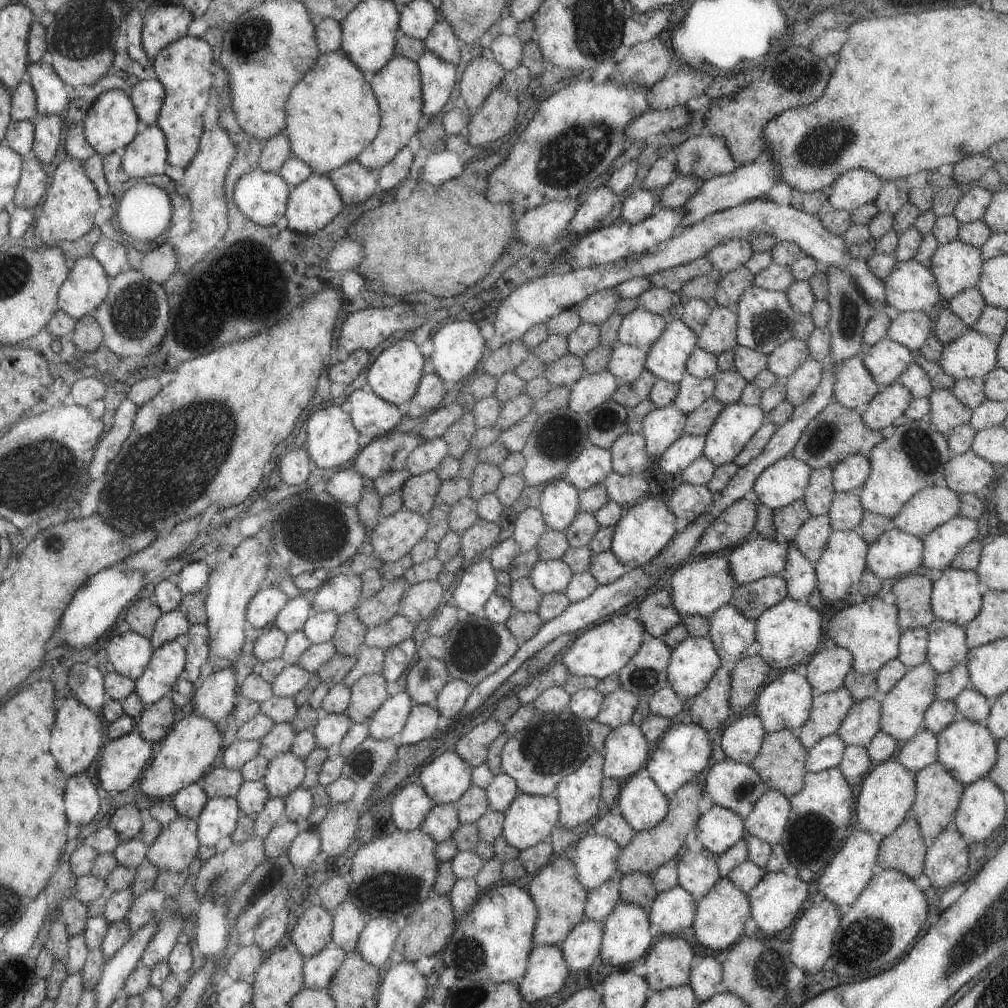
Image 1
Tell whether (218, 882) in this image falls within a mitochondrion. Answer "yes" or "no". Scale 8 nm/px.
yes

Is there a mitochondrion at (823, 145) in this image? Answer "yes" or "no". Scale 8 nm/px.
yes

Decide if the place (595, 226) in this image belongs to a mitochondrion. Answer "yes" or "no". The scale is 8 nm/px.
no

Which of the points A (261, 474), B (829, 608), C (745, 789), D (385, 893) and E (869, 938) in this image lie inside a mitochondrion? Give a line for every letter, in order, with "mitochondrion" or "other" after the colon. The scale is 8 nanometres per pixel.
A: other
B: other
C: mitochondrion
D: mitochondrion
E: mitochondrion

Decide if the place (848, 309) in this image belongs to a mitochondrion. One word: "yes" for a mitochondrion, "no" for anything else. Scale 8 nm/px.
yes

